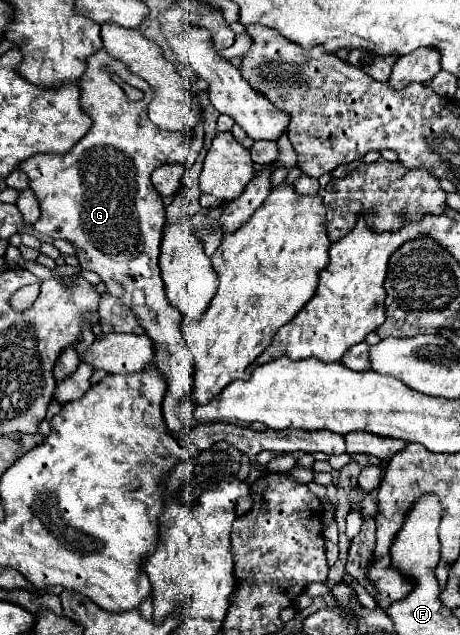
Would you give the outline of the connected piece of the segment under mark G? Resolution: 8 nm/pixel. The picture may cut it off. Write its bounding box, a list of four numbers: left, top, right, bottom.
[19,49,197,433]

